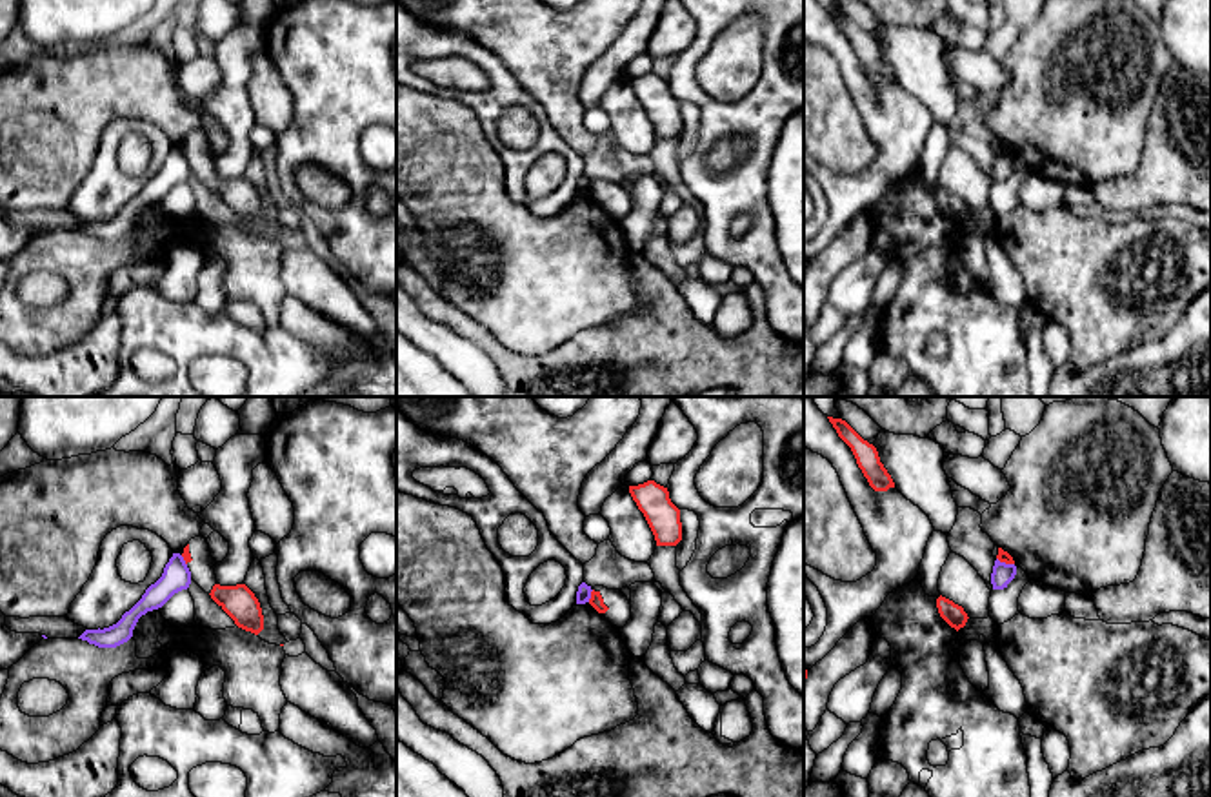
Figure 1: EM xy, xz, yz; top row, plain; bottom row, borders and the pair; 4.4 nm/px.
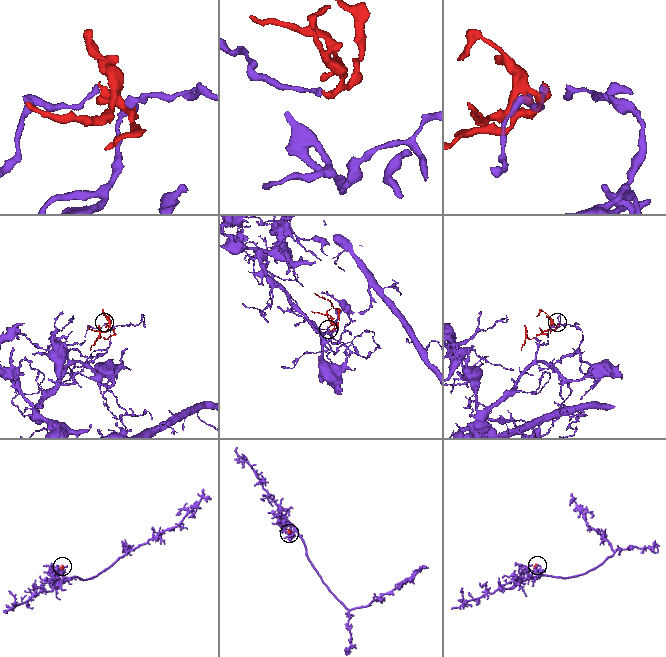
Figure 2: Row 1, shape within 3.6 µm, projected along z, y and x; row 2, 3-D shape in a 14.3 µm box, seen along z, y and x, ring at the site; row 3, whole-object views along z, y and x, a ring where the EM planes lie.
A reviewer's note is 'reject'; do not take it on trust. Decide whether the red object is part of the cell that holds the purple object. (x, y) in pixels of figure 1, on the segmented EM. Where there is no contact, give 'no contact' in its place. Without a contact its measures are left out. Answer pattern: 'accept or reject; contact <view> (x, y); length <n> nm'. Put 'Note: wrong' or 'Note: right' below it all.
reject; contact xz (590, 595); length 60 nm
Note: right

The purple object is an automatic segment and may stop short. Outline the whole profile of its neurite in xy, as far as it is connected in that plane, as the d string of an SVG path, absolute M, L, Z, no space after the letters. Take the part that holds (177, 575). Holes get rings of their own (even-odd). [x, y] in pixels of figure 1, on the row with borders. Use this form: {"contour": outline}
{"contour": "M173 553L164 568L162 577L151 584L142 599L122 615L122 619L104 630L85 630L78 639L98 648L116 648L133 637L133 630L142 615L162 608L175 593L187 590L191 571L180 553Z"}

